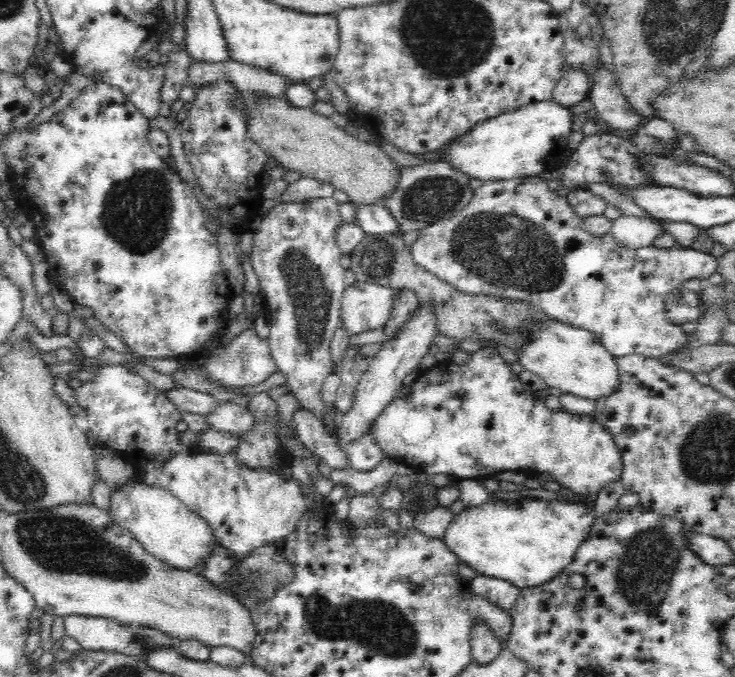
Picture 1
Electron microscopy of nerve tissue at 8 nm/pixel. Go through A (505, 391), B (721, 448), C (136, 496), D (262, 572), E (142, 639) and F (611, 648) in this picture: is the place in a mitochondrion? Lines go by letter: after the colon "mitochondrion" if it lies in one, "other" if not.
A: other
B: mitochondrion
C: other
D: mitochondrion
E: mitochondrion
F: other

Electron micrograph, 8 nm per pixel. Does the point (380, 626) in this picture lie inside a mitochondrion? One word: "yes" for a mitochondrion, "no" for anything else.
yes

